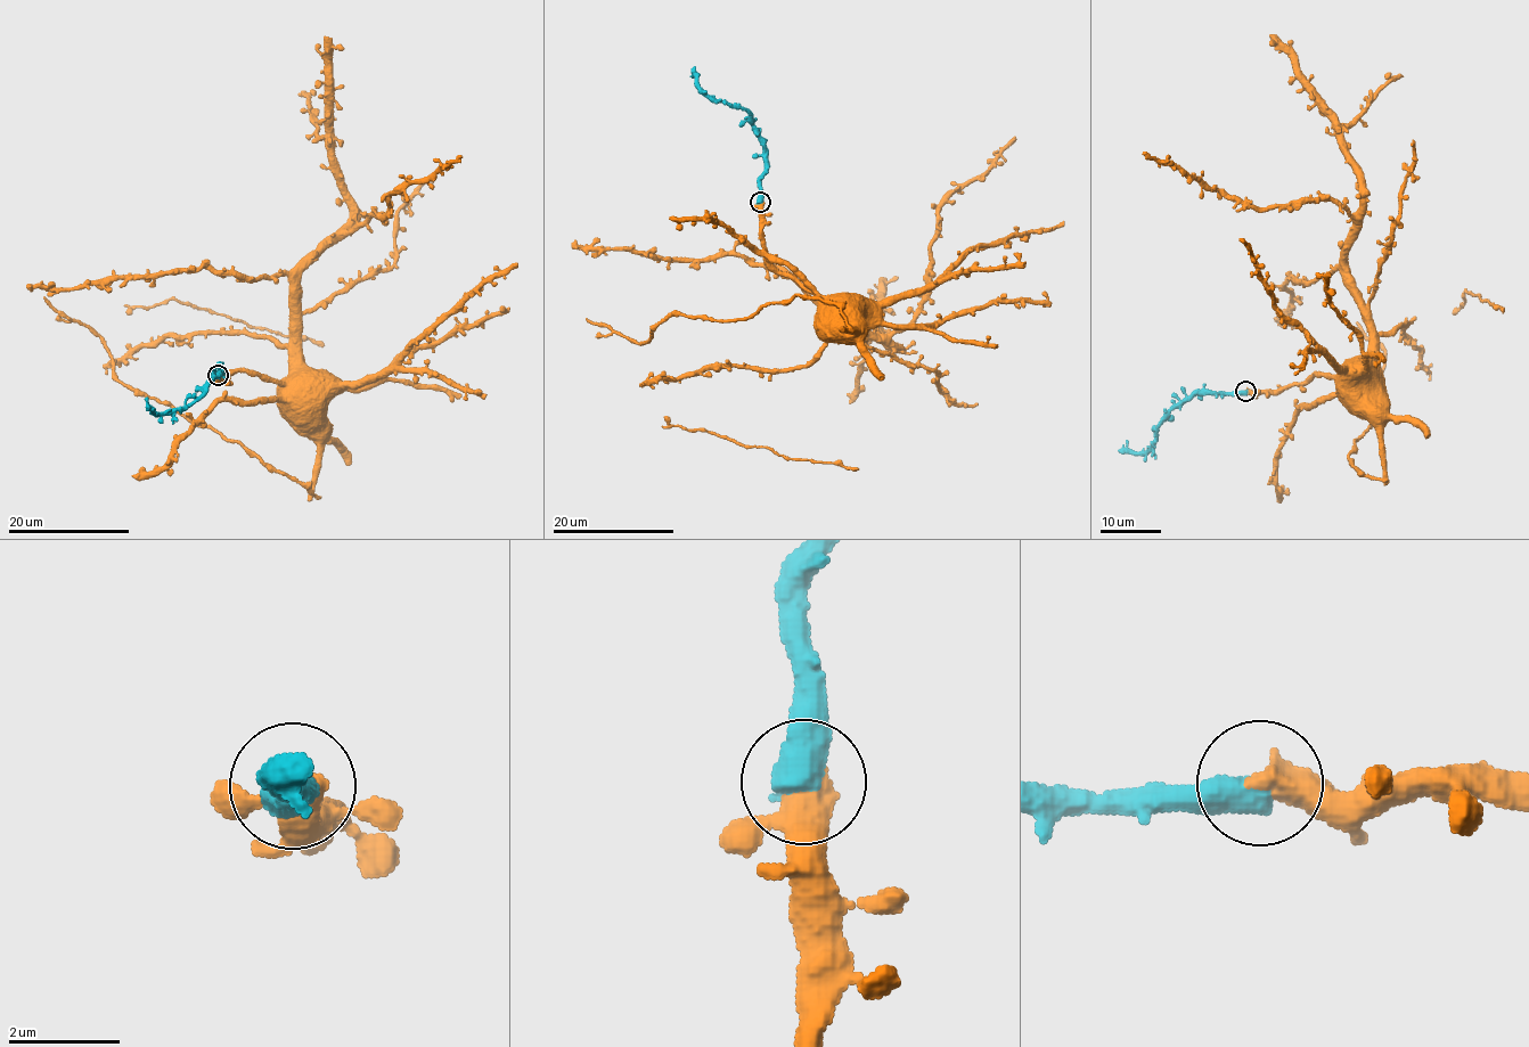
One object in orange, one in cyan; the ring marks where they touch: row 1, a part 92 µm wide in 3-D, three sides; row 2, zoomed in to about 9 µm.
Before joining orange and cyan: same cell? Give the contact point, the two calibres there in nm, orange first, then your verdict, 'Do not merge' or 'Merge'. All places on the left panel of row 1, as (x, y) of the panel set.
Place: (218, 375). Thickness 400 nm (orange) against 650 nm. Merge

